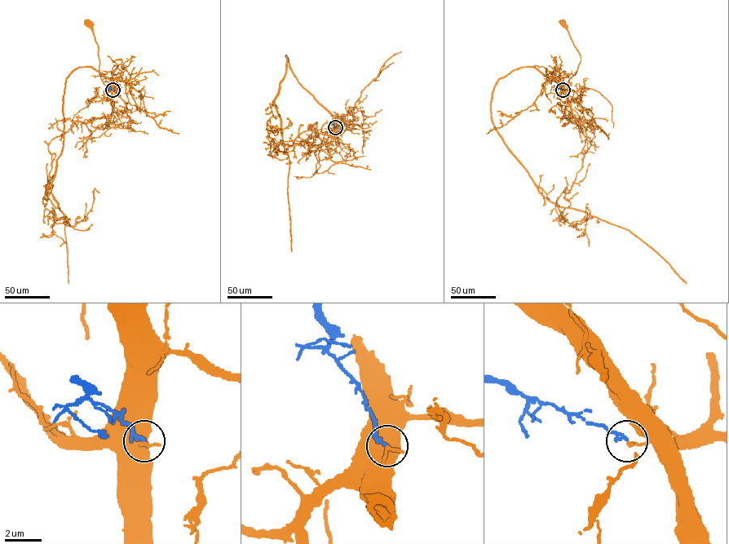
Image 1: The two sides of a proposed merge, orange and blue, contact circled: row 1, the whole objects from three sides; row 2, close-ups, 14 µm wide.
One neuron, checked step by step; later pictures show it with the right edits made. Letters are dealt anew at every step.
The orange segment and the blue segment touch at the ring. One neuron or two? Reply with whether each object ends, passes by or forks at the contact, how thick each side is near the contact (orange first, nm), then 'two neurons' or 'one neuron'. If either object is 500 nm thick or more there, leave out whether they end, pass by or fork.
orange ends; blue passes by; calibres 170 and 110 nm; two neurons

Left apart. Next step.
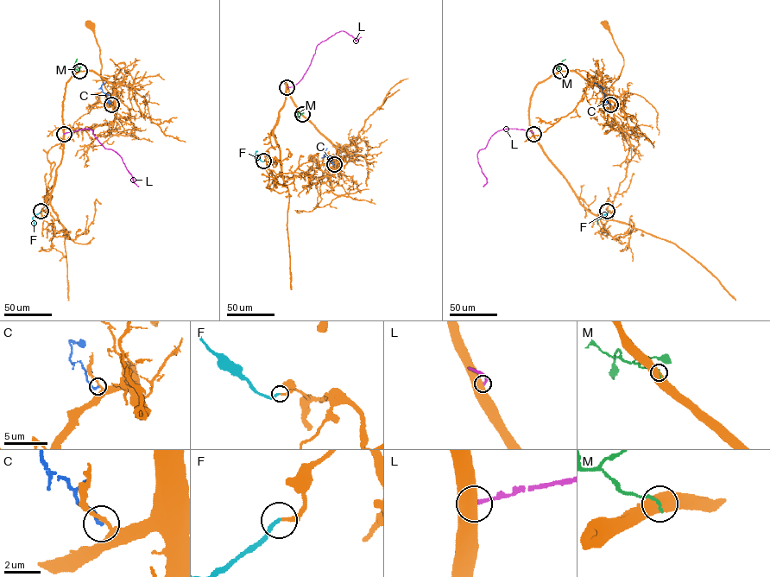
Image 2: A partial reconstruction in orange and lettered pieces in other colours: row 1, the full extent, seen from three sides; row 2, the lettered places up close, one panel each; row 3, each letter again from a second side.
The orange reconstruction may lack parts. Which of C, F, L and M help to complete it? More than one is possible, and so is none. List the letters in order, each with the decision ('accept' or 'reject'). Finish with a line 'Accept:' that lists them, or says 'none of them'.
C: reject
F: accept
L: reject
M: reject
Accept: F

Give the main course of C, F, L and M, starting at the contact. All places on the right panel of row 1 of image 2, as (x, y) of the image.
C: (610, 104), (601, 87), (594, 83)
F: (607, 211), (597, 221), (597, 224)
L: (533, 133), (525, 129), (506, 129), (491, 136), (487, 146), (477, 154), (487, 179), (483, 187)
M: (560, 71), (558, 66), (565, 59)

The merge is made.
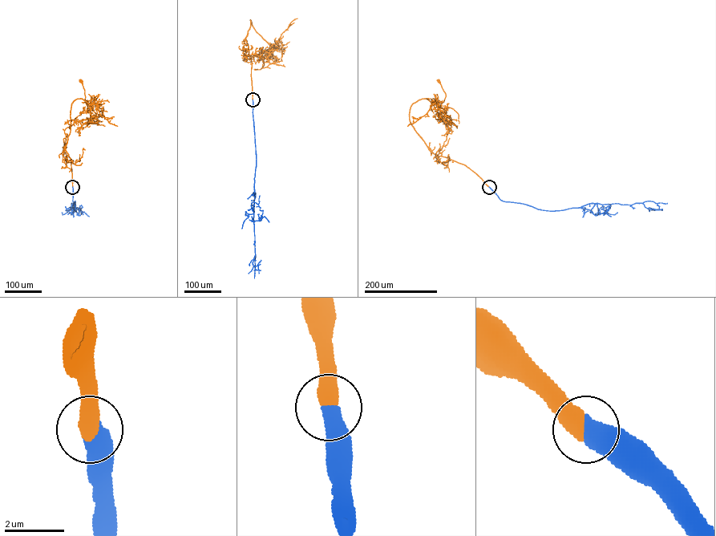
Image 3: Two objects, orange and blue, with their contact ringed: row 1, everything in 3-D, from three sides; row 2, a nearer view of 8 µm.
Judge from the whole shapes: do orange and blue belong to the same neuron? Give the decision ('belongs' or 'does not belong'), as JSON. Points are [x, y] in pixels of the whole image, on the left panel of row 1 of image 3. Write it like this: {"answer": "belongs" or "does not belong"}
{"answer": "belongs"}

